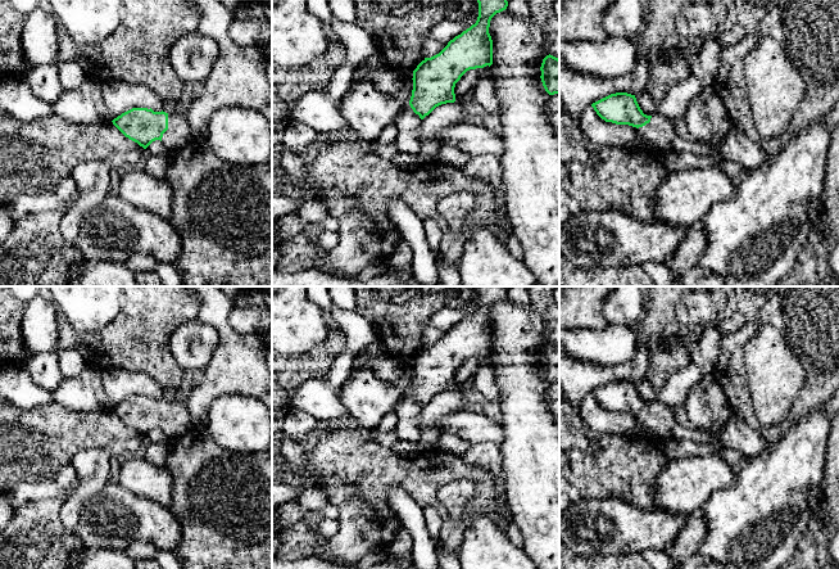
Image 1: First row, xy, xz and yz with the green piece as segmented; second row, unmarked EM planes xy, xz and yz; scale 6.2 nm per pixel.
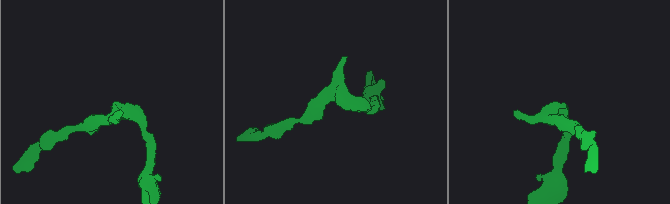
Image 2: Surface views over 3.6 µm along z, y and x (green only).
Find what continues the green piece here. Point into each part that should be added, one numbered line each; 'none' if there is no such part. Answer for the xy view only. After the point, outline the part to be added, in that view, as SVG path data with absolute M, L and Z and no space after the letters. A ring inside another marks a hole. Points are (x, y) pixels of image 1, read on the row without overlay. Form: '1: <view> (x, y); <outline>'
1: xy (178, 421); M168 401L168 417L163 421L162 430L171 442L183 435L194 425L185 403Z

